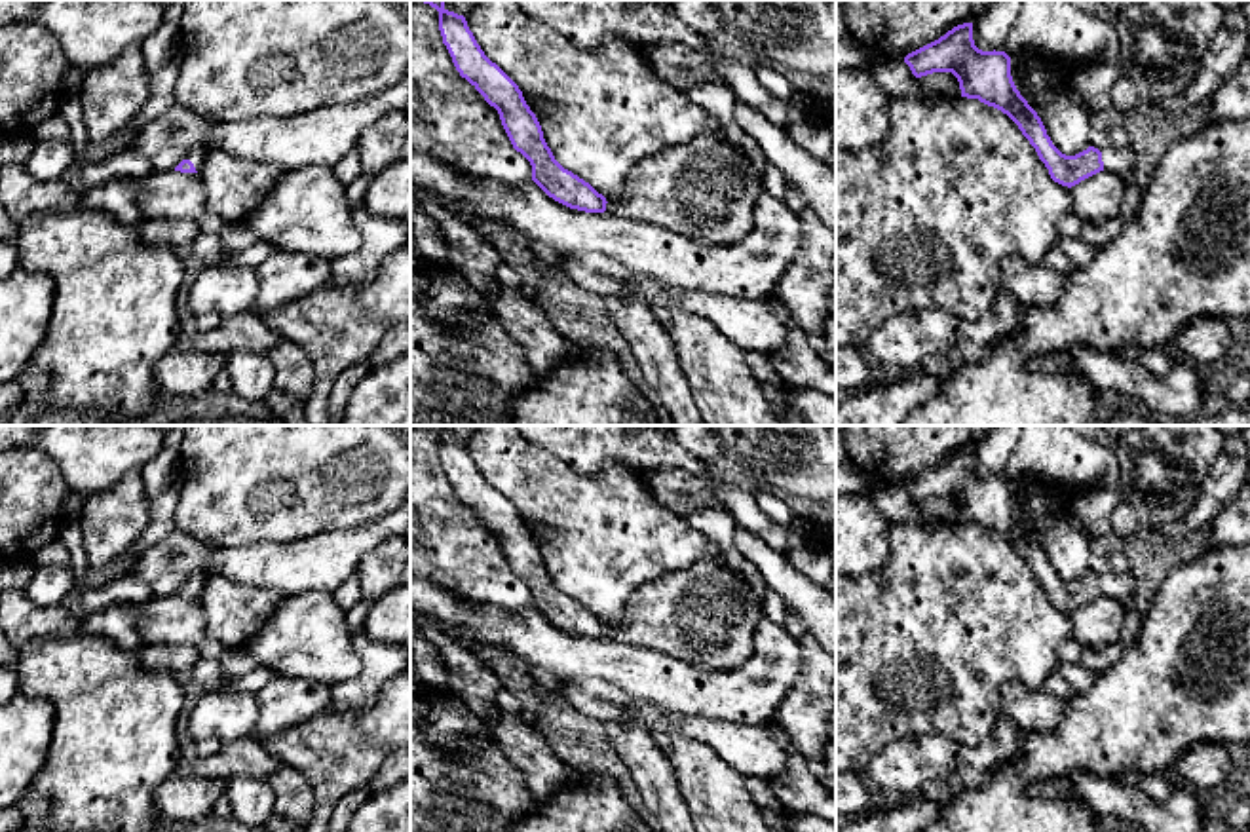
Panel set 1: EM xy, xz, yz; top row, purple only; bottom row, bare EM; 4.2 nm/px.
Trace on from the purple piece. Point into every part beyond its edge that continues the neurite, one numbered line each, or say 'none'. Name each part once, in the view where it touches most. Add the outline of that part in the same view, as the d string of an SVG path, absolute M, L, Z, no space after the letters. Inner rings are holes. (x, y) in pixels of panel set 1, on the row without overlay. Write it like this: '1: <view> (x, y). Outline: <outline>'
1: xy (196, 578). Outline: M196 566L188 572L179 572L179 574L167 574L163 577L160 577L152 589L158 596L175 596L175 593L182 587L182 585L190 585L196 593L196 596L199 596L199 593L203 591L203 587L209 581L209 574L205 570L205 566Z

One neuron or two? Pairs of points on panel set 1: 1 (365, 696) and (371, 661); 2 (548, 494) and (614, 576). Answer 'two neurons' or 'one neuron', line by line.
1: one neuron
2: one neuron

